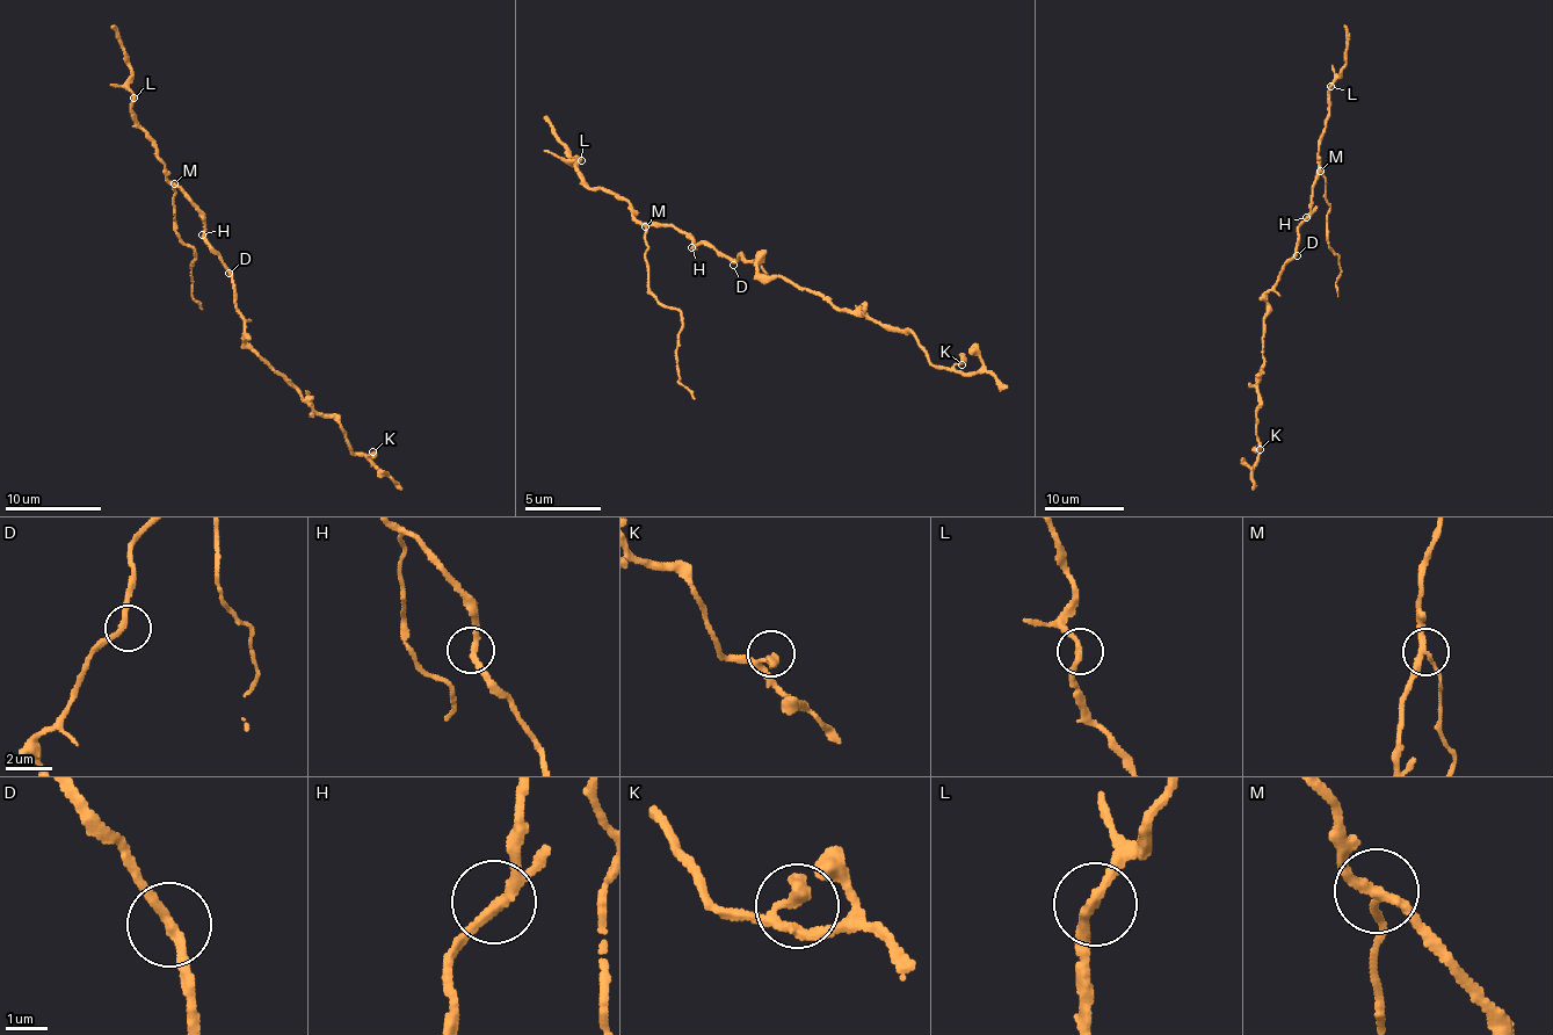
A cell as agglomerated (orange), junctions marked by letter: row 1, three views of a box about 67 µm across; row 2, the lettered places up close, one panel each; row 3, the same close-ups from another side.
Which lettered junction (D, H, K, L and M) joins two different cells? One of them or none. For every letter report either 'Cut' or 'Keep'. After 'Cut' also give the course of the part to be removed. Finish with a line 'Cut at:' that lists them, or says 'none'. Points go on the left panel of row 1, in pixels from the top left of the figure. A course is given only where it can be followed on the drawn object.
D: Keep
H: Keep
K: Keep
L: Keep
M: Cut. Course of the part to remove: (173, 185), (175, 228), (178, 237), (195, 248), (191, 294), (202, 308)
Cut at: M

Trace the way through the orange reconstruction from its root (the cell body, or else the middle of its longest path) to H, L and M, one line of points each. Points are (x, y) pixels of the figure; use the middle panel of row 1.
H: (733, 257), (726, 257), (710, 241), (691, 247)
L: (733, 257), (710, 241), (695, 247), (682, 230), (632, 215), (628, 198), (589, 186), (578, 171), (581, 160)
M: (733, 257), (726, 257), (710, 241), (695, 247), (690, 245), (690, 234), (667, 224), (644, 226)

